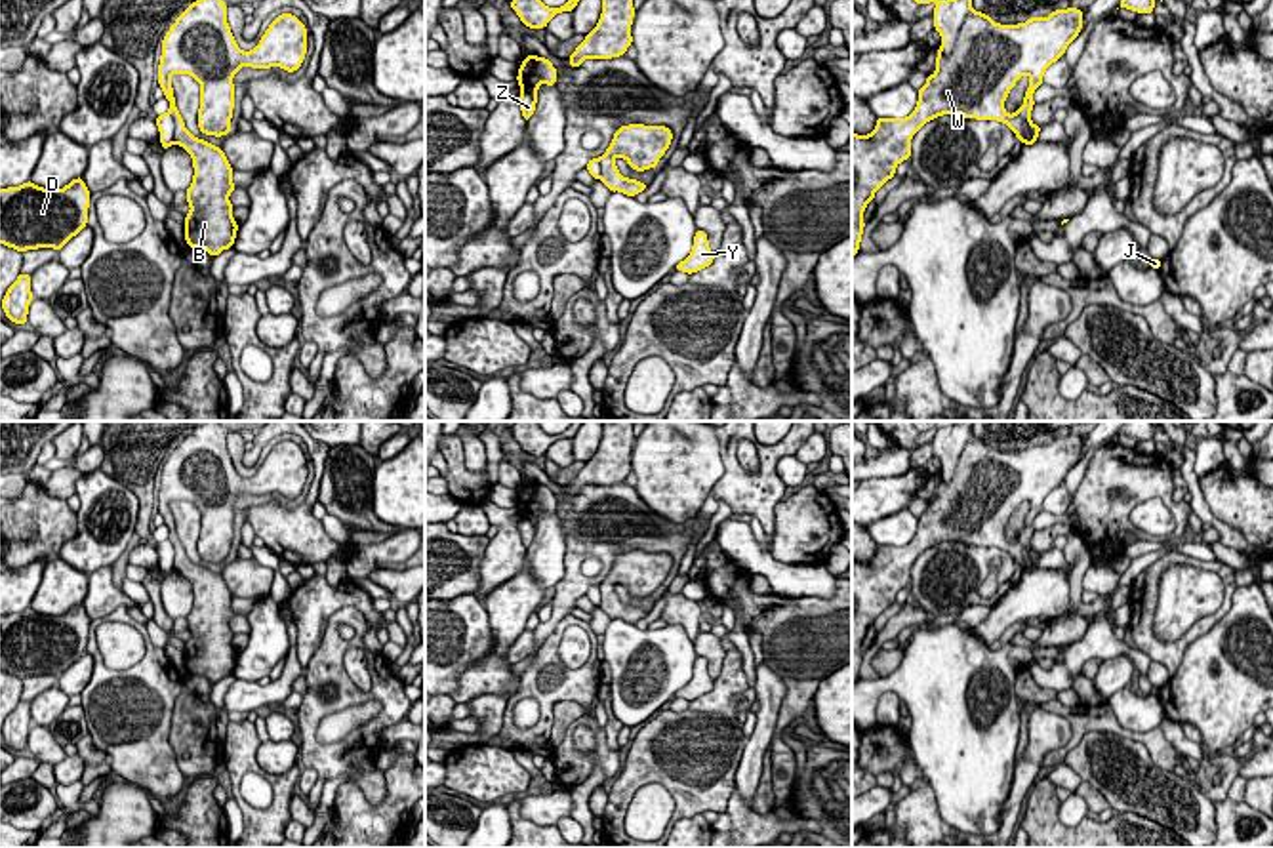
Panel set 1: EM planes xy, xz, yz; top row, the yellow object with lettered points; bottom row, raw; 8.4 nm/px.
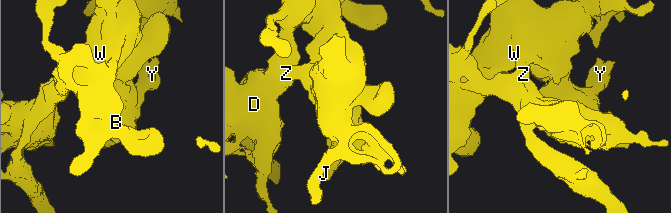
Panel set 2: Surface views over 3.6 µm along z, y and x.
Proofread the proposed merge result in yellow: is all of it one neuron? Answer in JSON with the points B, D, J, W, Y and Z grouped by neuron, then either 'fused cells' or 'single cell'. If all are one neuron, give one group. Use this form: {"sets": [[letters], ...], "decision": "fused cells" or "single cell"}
{"sets": [["B", "D", "J", "W", "Y"], ["Z"]], "decision": "fused cells"}

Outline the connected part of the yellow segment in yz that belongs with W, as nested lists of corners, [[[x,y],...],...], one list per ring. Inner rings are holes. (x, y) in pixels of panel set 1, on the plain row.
[[[1079,434],[1054,436],[1048,444],[1031,444],[1018,452],[995,450],[987,440],[970,436],[959,457],[949,482],[938,476],[936,499],[926,503],[926,511],[917,518],[919,528],[907,545],[877,545],[869,562],[852,558],[852,684],[859,678],[865,648],[863,638],[873,629],[875,619],[896,602],[896,593],[911,585],[913,562],[930,547],[943,541],[960,541],[976,547],[997,547],[1006,551],[1023,570],[1039,564],[1041,553],[1031,549],[1035,534],[1033,520],[1042,513],[1046,495],[1056,490],[1067,473],[1081,461],[1084,440]],[[1027,501],[1029,515],[1023,532],[1008,541],[1004,528],[1016,509]]]

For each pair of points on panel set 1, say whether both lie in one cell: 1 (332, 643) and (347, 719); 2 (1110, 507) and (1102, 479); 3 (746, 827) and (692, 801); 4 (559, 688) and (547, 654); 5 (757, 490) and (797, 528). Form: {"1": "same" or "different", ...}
{"1": "different", "2": "same", "3": "different", "4": "same", "5": "different"}

